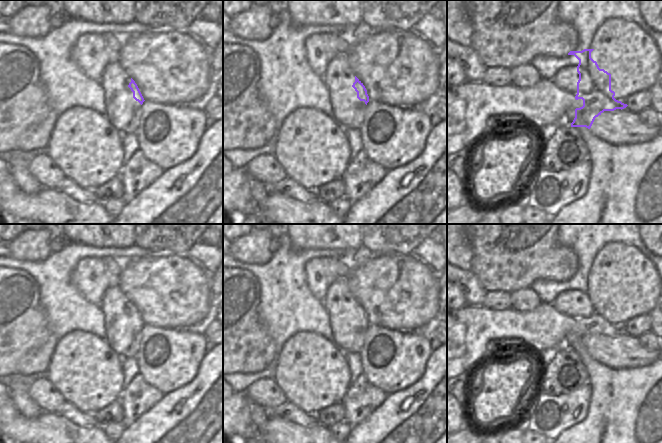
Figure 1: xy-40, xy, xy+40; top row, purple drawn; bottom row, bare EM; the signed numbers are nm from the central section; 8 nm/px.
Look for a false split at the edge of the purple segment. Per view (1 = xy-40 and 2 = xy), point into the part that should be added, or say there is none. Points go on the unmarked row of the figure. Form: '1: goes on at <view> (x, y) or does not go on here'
1: does not go on here
2: does not go on here

